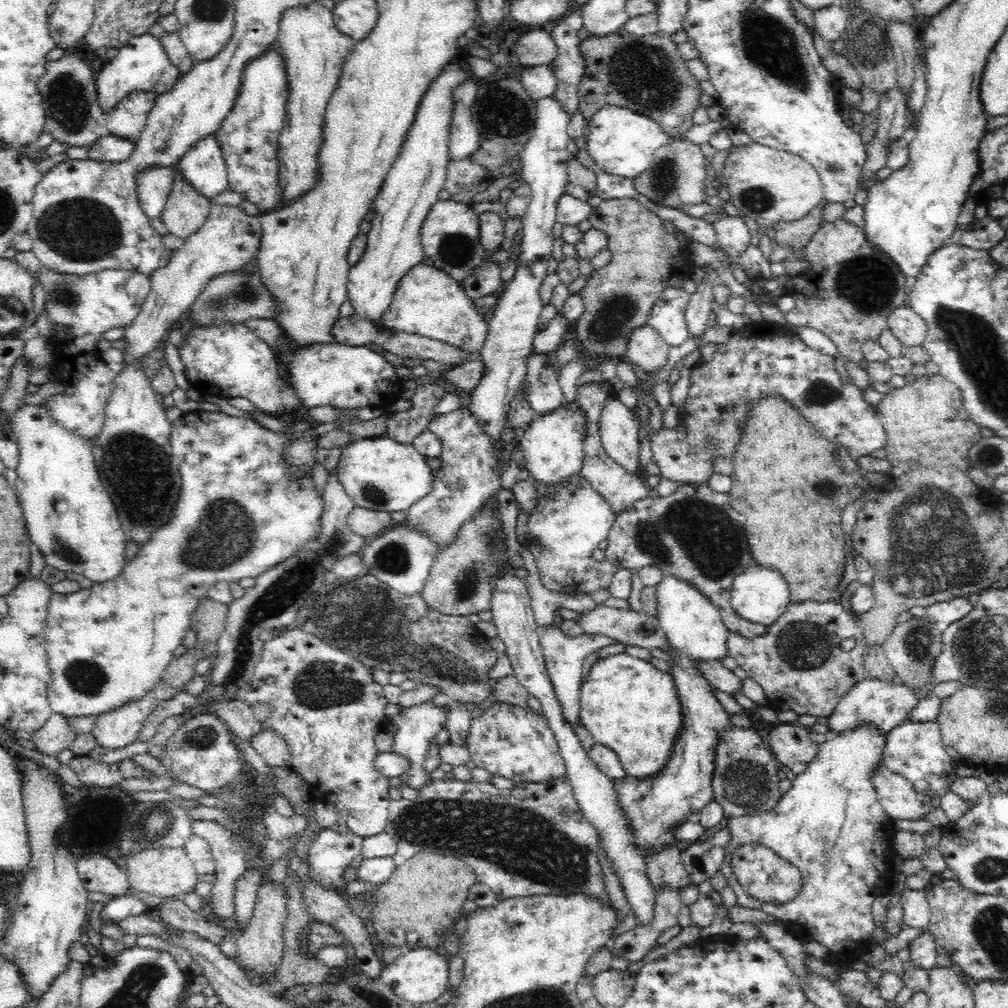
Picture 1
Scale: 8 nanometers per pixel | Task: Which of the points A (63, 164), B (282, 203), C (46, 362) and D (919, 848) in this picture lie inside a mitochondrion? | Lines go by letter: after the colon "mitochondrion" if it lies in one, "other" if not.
A: other
B: other
C: other
D: other

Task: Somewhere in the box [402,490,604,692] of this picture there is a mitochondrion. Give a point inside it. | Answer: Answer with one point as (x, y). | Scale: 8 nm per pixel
(466, 585)

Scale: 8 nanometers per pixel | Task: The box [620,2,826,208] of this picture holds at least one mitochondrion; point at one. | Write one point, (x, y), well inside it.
(768, 43)

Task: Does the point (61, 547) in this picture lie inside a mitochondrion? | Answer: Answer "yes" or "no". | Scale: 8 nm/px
yes

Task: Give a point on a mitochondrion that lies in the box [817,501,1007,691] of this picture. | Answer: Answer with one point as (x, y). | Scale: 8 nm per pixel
(915, 640)

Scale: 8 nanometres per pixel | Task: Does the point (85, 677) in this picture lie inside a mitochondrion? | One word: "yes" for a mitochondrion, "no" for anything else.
yes

